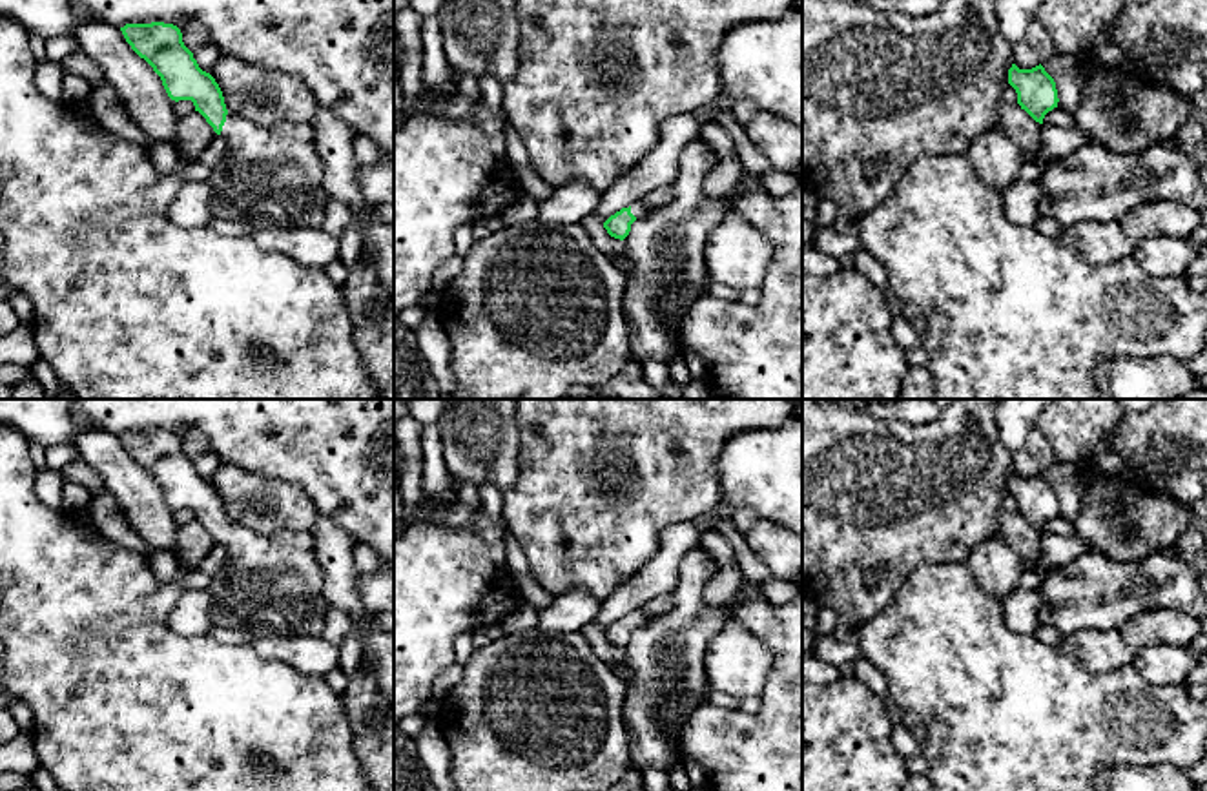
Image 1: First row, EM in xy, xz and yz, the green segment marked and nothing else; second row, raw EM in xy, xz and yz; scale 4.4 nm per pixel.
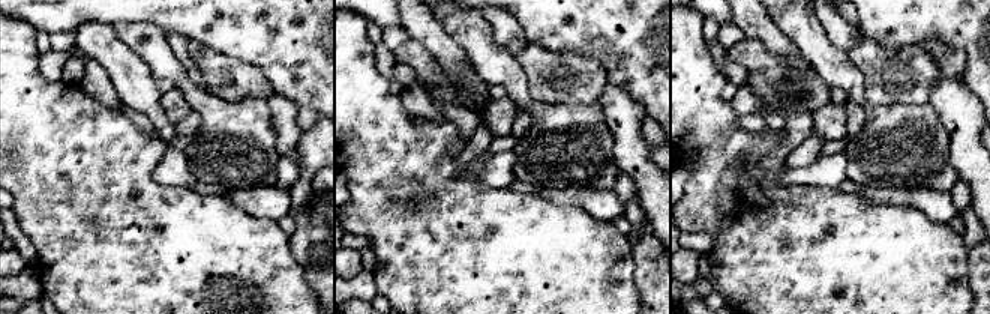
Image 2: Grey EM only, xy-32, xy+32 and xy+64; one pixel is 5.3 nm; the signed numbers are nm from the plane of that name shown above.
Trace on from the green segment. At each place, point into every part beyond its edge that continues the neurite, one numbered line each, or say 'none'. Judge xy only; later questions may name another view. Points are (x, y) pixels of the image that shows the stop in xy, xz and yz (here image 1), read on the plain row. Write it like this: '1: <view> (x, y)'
1: xy (272, 584)

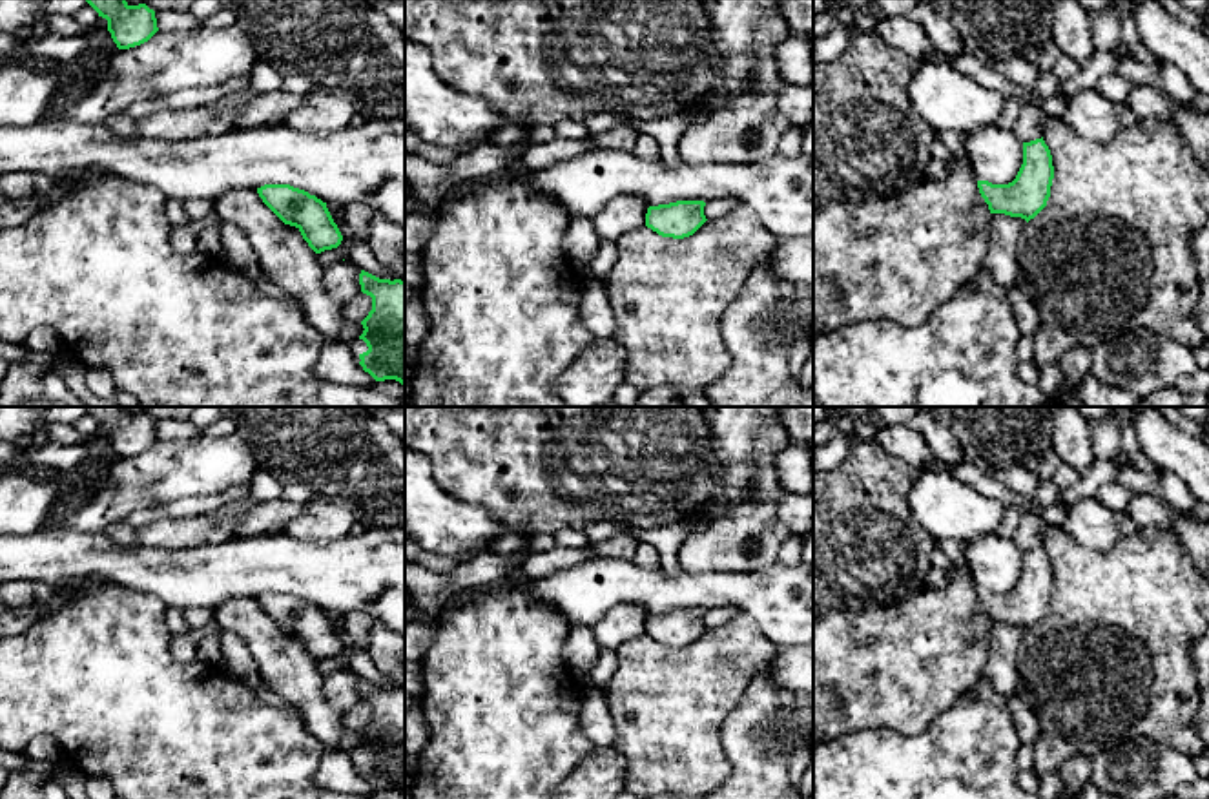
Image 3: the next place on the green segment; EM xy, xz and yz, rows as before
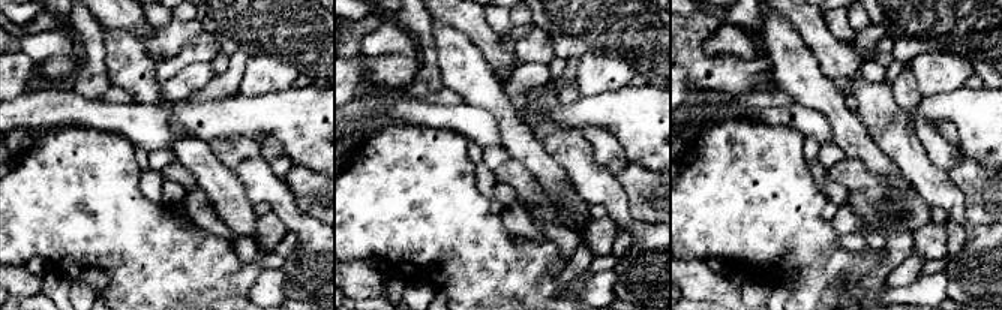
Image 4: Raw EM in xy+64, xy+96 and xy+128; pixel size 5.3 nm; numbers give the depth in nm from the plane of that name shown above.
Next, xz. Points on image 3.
none

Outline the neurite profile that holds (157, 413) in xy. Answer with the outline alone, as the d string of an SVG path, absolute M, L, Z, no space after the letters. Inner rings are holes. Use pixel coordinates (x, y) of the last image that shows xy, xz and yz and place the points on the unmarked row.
M148 407L146 414L153 420L190 420L195 407Z

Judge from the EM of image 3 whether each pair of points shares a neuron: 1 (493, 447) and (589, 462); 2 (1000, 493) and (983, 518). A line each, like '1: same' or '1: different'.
1: same
2: different

